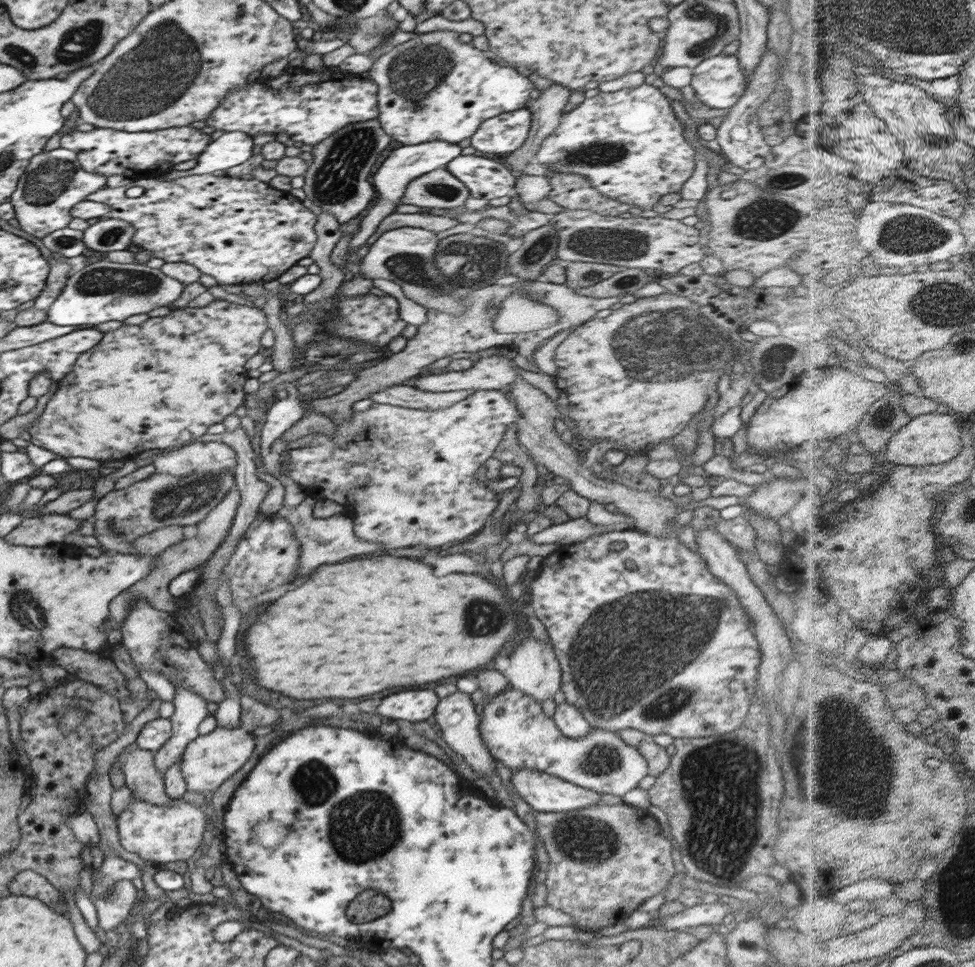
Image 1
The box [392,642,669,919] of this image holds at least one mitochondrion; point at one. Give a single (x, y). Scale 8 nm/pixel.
(588, 837)

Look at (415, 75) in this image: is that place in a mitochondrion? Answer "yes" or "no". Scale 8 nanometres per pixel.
yes

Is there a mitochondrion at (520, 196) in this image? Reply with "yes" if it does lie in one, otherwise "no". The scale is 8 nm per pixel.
no

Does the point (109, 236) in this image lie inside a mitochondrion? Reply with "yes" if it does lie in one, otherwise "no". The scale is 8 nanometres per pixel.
yes

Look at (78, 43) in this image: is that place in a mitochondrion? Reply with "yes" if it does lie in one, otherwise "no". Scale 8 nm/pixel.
yes

